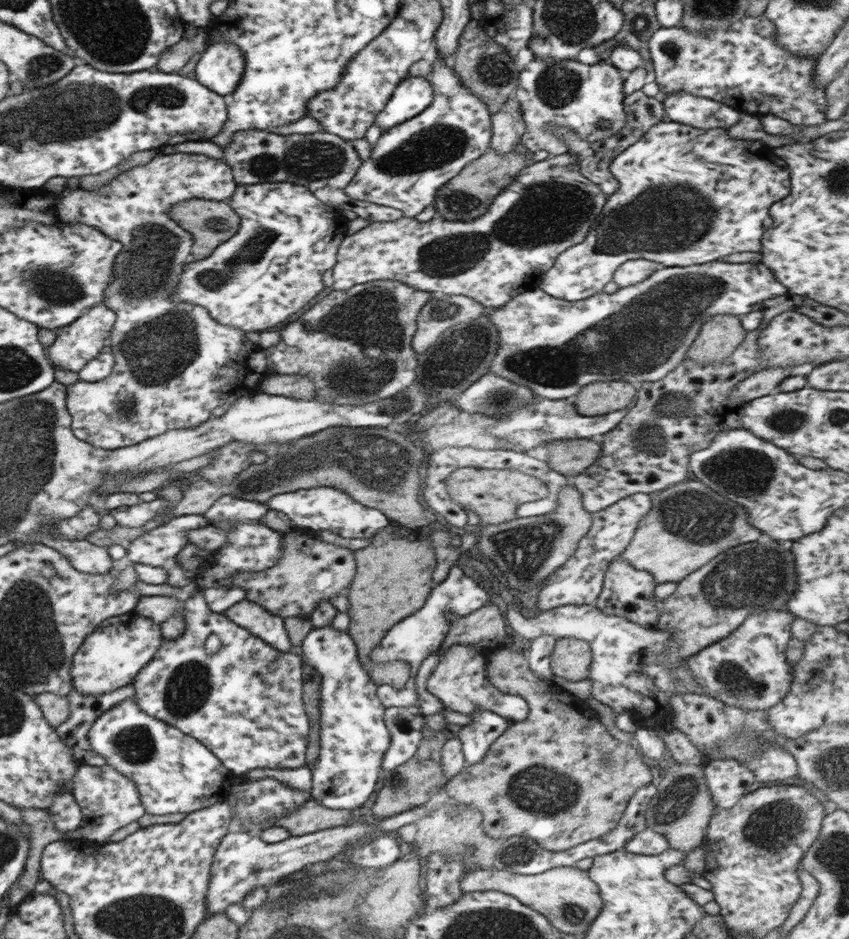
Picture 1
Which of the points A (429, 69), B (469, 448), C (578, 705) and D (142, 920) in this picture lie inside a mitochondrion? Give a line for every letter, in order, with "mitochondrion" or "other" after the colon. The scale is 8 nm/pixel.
A: other
B: other
C: other
D: mitochondrion

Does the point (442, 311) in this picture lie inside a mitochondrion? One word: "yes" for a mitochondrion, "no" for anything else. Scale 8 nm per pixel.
yes

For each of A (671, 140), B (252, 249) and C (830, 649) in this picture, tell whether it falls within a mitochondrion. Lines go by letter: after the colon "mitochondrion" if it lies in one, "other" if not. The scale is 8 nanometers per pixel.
A: other
B: mitochondrion
C: other

